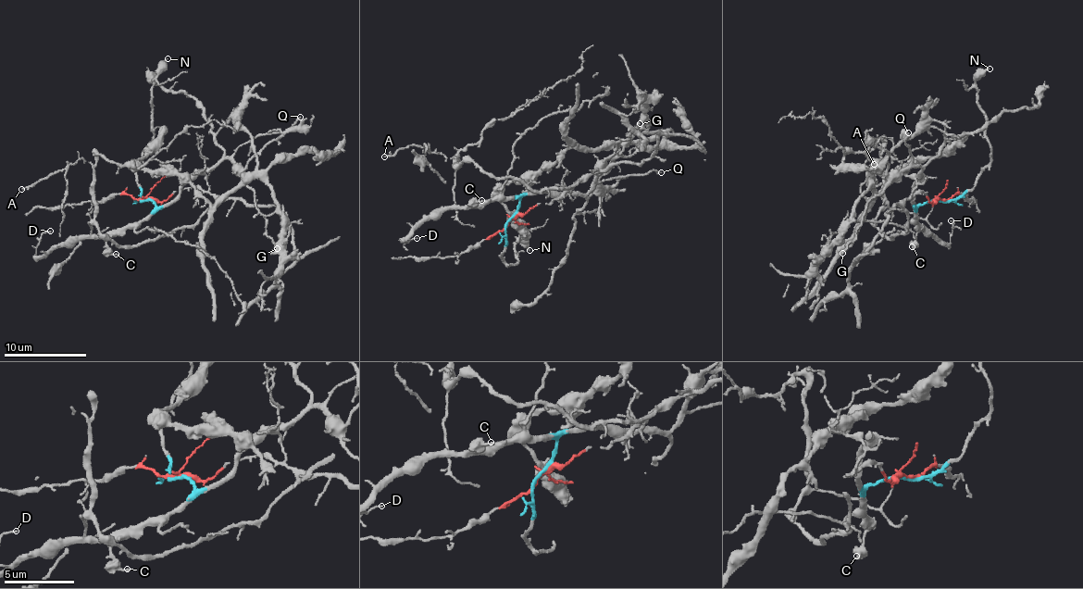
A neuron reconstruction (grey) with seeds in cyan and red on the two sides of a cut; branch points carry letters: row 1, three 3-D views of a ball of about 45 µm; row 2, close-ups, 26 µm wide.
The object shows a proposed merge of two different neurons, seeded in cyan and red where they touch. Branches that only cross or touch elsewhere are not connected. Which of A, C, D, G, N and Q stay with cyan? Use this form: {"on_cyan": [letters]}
{"on_cyan": ["C", "D", "G", "N", "Q"]}

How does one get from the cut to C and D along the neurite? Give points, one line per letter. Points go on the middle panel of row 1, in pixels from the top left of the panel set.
C: (511, 219), (519, 204), (517, 198), (471, 203), (481, 199)
D: (511, 219), (519, 204), (517, 198), (489, 200), (465, 207), (436, 207), (404, 242), (417, 238)

